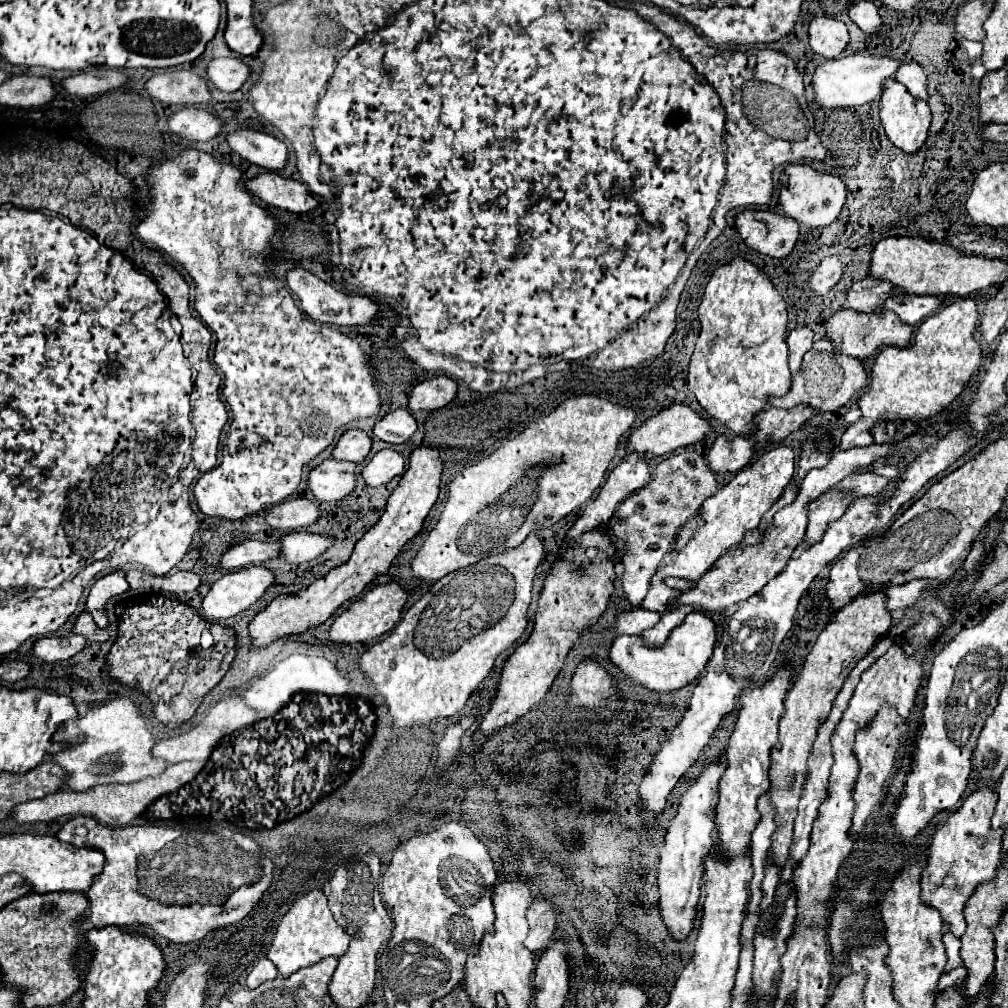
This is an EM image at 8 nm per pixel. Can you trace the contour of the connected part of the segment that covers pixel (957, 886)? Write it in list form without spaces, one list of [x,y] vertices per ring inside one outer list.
[[[982,784],[956,808],[944,824],[936,830],[930,850],[928,850],[928,866],[922,872],[922,900],[928,906],[940,910],[942,920],[950,922],[954,934],[962,934],[966,928],[966,920],[962,920],[962,908],[966,908],[966,900],[974,894],[976,886],[990,880],[1000,864],[1002,850],[1002,828],[992,828],[990,820],[994,814],[994,804],[998,802],[998,792],[990,784]]]

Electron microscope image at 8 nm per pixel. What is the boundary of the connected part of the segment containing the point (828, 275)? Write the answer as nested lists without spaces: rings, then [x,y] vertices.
[[[826,256],[812,272],[808,278],[808,288],[816,296],[824,296],[842,276],[842,266],[836,256]]]

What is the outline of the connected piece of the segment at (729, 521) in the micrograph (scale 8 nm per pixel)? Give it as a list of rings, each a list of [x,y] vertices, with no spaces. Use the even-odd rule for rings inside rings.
[[[778,446],[774,450],[764,452],[762,456],[758,456],[752,464],[748,464],[746,468],[742,468],[724,488],[720,488],[714,496],[710,496],[704,504],[702,504],[702,516],[706,520],[706,524],[692,536],[692,540],[682,548],[682,550],[672,550],[664,556],[664,560],[658,566],[658,572],[652,578],[652,586],[648,590],[648,596],[644,598],[640,608],[646,610],[656,610],[662,614],[660,622],[652,628],[646,630],[642,636],[646,640],[646,646],[660,646],[666,642],[670,630],[678,624],[682,624],[682,620],[686,618],[686,614],[698,610],[698,606],[684,606],[676,602],[678,592],[668,588],[662,580],[666,576],[678,576],[678,578],[686,578],[696,582],[708,568],[712,568],[712,564],[718,560],[718,556],[722,556],[730,546],[738,544],[744,538],[746,530],[758,528],[760,518],[770,510],[770,506],[780,498],[784,486],[794,478],[794,450],[790,446]],[[670,602],[674,604],[674,610],[668,612]]]

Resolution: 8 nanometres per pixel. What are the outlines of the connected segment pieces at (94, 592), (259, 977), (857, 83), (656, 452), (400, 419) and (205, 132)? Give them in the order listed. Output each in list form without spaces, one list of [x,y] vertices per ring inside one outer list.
[[[116,570],[112,574],[106,574],[102,578],[98,578],[94,582],[94,586],[90,588],[90,594],[86,598],[86,612],[92,614],[94,622],[100,626],[100,628],[106,628],[108,626],[108,618],[104,614],[104,606],[106,602],[116,596],[116,594],[122,594],[128,590],[128,584],[124,580],[124,572]]]
[[[262,958],[262,960],[252,968],[252,972],[248,974],[246,984],[248,984],[248,988],[256,988],[256,986],[260,986],[262,982],[272,980],[272,978],[276,978],[276,976],[278,976],[278,970],[274,968],[274,964],[272,964],[268,958]]]
[[[844,56],[832,58],[820,64],[812,78],[814,102],[822,108],[854,108],[872,100],[878,100],[882,94],[882,84],[886,78],[894,76],[900,60],[894,58],[876,58],[876,56]]]
[[[672,404],[666,410],[658,412],[656,416],[648,418],[640,428],[636,428],[628,440],[628,452],[646,452],[648,456],[662,456],[668,452],[674,452],[676,448],[690,446],[696,442],[702,442],[708,432],[712,432],[712,422],[698,412],[694,412],[688,404]]]
[[[394,410],[374,424],[374,436],[388,444],[402,444],[416,432],[416,420],[408,410]]]
[[[180,108],[168,118],[168,126],[176,136],[190,142],[210,140],[220,132],[220,120],[198,108]]]

